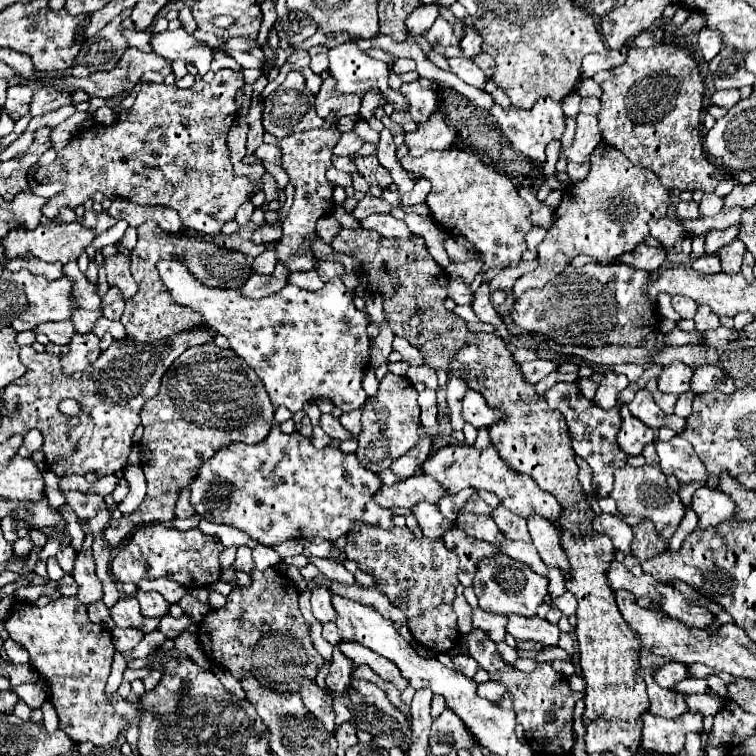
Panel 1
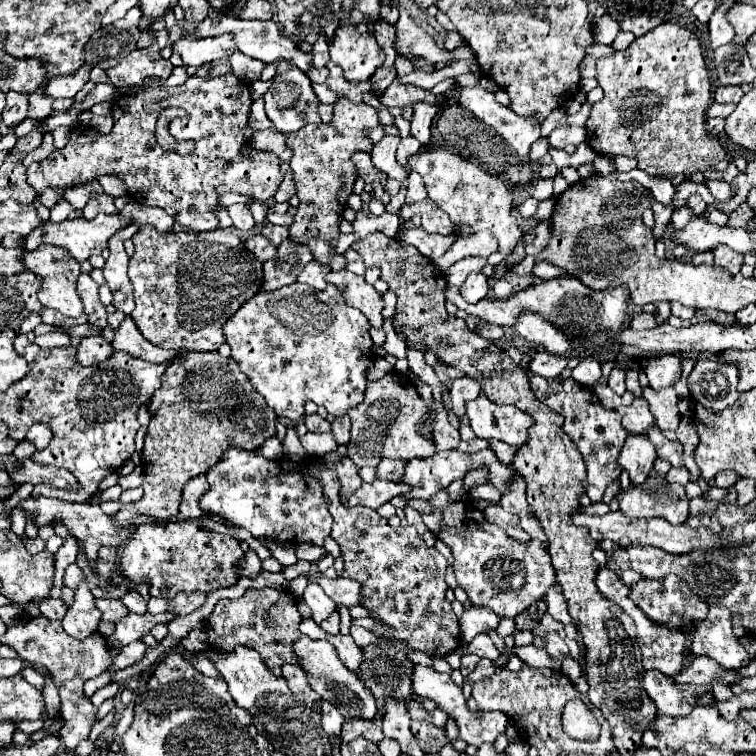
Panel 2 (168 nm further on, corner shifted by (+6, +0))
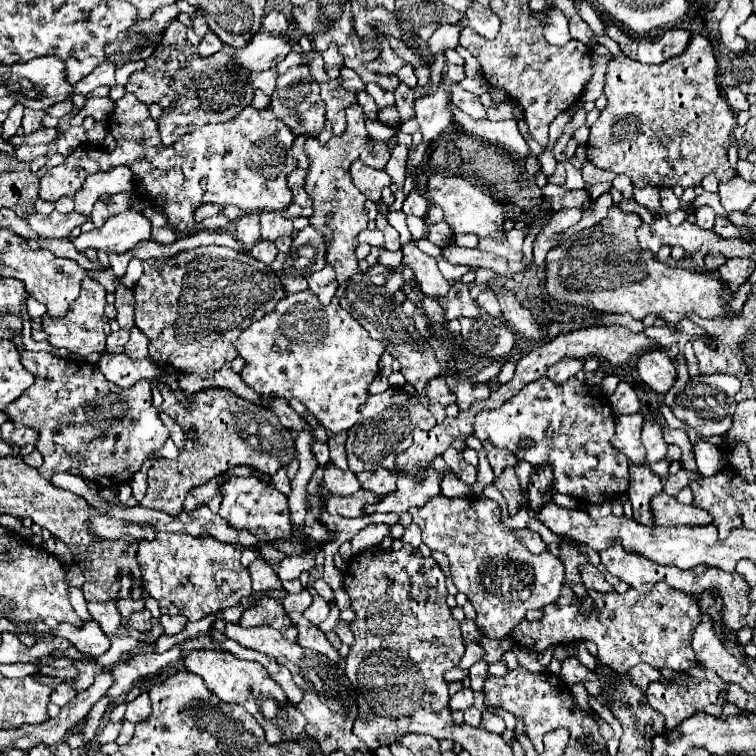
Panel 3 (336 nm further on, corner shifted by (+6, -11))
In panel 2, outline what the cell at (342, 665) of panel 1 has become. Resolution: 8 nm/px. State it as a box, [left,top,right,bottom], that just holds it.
[322,701,344,737]

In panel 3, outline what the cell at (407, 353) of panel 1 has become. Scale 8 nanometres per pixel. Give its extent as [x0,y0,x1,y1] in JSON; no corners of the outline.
[426,378,456,404]

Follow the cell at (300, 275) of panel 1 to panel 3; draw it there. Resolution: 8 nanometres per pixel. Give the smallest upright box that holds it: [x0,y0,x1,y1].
[308,266,338,306]

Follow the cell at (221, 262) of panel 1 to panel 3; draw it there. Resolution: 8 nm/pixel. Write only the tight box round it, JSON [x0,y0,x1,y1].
[134,246,286,376]

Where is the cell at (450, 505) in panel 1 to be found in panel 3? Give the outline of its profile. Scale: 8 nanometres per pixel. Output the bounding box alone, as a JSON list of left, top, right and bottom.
[486,448,518,476]

